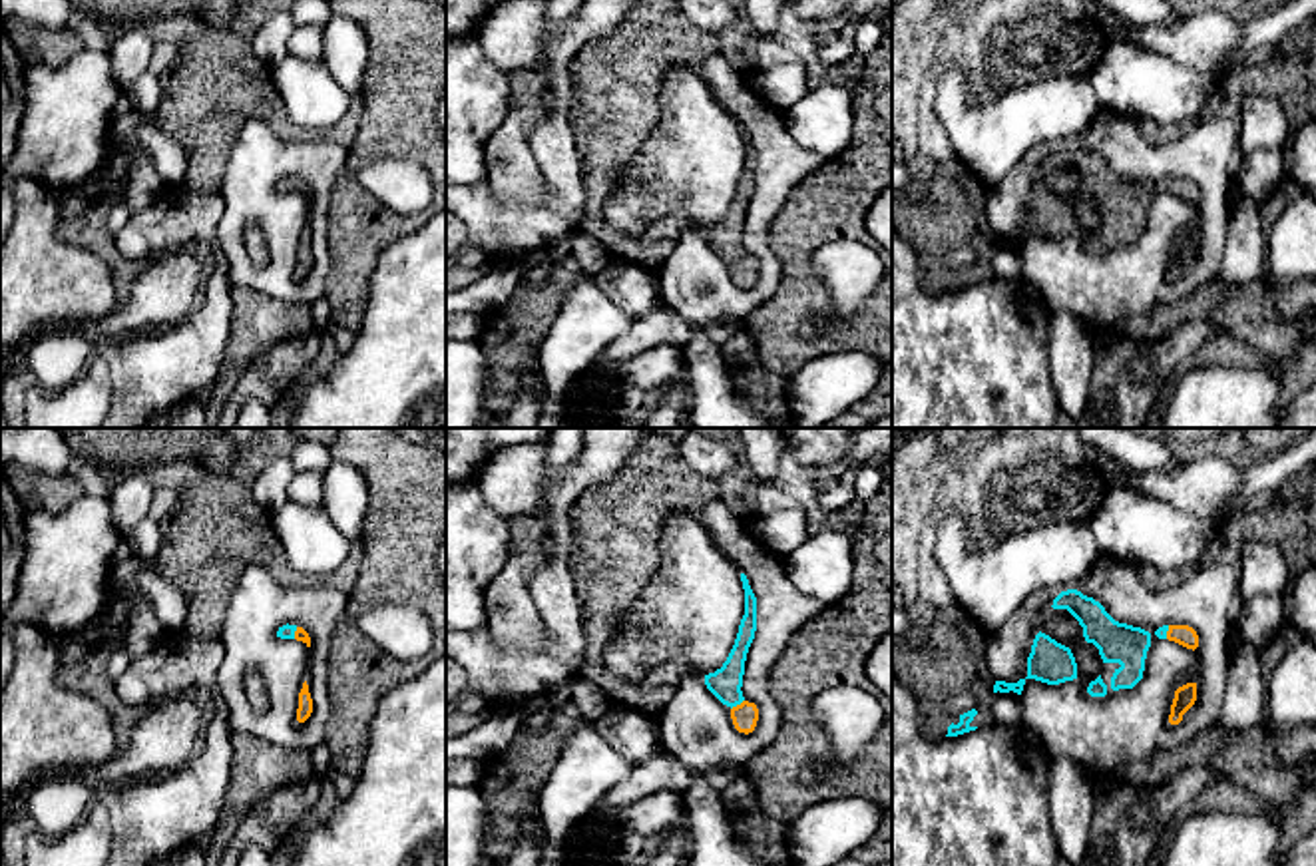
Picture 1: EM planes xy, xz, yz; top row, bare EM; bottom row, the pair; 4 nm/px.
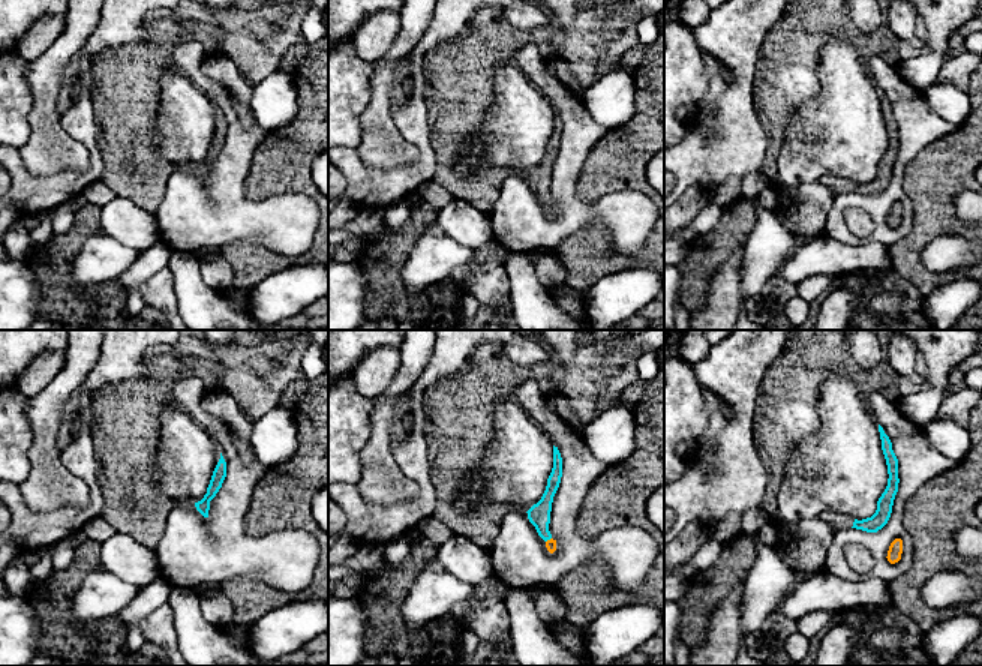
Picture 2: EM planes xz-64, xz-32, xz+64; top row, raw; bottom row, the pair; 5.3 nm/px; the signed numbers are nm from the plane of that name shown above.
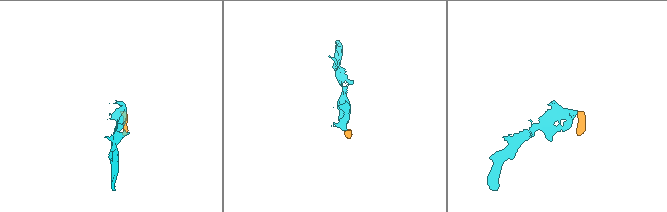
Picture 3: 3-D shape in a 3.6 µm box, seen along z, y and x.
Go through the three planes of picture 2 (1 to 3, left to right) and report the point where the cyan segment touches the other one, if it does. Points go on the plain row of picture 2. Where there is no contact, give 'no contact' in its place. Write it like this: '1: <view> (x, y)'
1: no contact
2: xz-32 (547, 204)
3: no contact

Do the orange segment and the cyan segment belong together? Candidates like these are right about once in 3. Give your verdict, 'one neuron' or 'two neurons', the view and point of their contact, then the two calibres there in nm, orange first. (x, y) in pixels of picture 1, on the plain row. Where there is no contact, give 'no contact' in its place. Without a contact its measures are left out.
one neuron; meets orange in xz at (737, 259); 110 nm thick on the orange side, 130 nm on the other

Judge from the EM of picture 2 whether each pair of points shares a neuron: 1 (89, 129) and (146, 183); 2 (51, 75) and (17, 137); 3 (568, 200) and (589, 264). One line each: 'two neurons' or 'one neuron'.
1: two neurons
2: two neurons
3: two neurons

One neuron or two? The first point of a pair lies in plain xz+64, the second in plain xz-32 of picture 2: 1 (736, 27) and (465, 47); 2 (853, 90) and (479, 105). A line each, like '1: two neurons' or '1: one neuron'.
1: two neurons
2: two neurons

